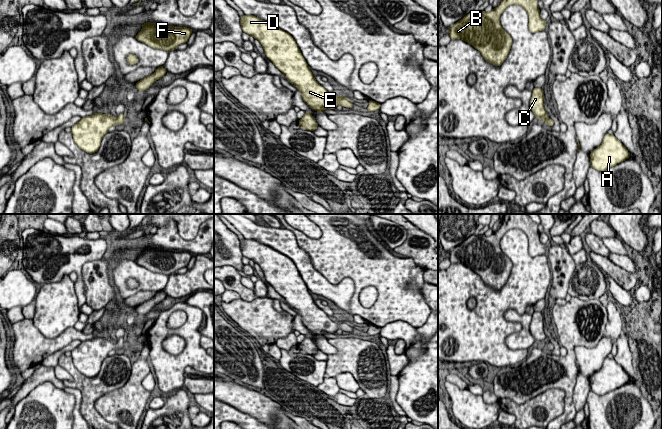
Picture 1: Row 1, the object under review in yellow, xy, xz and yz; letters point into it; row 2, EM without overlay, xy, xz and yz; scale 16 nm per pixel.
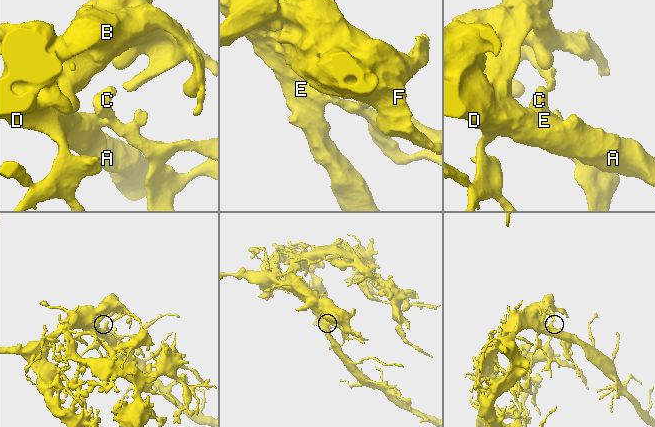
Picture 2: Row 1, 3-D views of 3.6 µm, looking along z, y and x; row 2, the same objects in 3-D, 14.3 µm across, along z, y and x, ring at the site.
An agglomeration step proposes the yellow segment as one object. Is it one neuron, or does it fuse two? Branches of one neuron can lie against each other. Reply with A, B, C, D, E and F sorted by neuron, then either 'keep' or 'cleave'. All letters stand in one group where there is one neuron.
A B C D E F | keep

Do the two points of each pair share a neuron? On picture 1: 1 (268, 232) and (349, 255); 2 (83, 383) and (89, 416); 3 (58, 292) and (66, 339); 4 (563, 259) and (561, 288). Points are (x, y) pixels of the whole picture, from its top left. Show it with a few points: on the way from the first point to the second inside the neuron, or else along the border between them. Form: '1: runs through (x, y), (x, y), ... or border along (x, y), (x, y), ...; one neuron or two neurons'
1: border along (285, 228), (293, 233), (297, 244), (310, 260); two neurons
2: runs through (88, 391), (88, 408); one neuron
3: border along (73, 326), (53, 338), (41, 333); two neurons
4: runs through (563, 266), (564, 276), (562, 281); one neuron

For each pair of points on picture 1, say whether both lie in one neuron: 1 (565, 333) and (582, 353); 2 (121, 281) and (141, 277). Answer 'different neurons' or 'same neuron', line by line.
1: different neurons
2: same neuron

